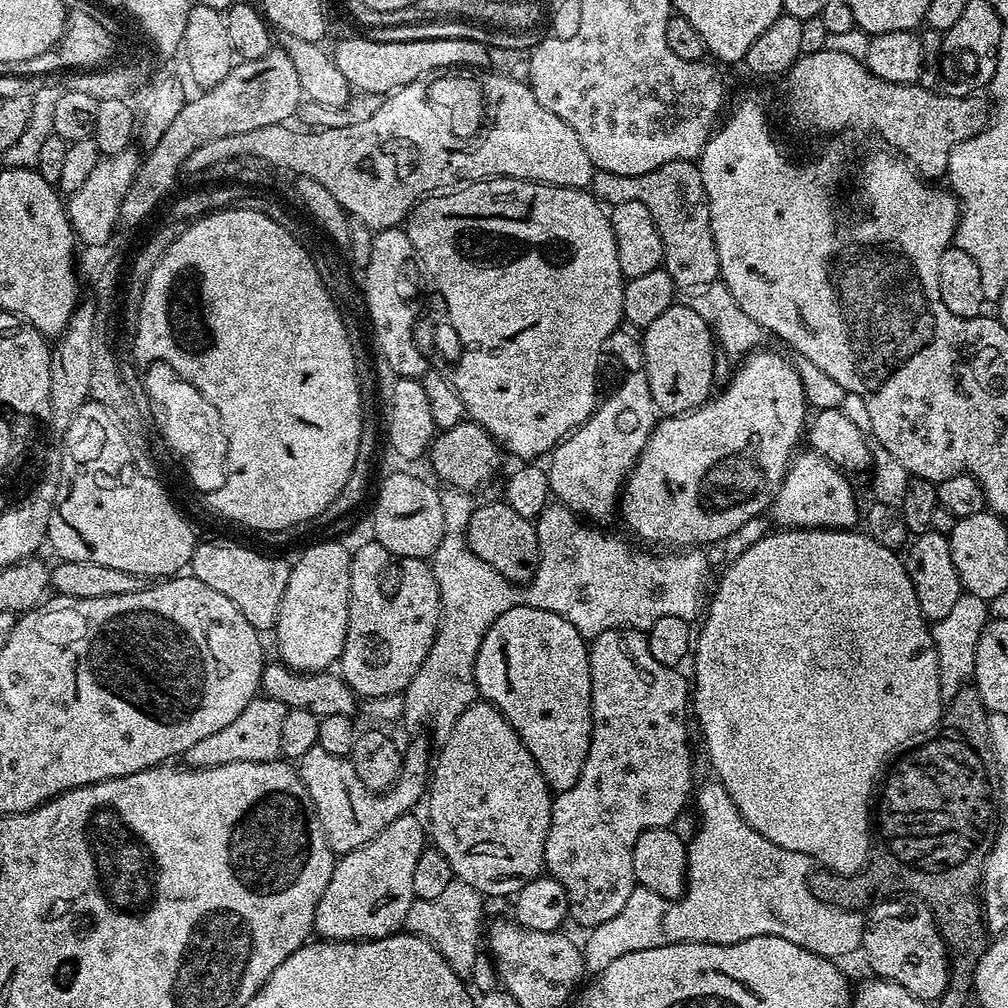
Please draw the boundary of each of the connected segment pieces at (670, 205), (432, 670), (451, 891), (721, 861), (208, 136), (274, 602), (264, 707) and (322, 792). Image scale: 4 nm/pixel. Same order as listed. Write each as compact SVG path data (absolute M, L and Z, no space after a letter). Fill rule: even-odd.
M690 160L666 162L650 174L627 176L593 171L590 191L597 200L611 206L622 202L642 202L646 210L654 217L654 226L662 234L664 243L663 268L670 278L681 288L703 288L712 284L720 275L718 250L712 237L712 219L708 195L702 186L702 174L699 167Z
M451 486L440 492L444 533L438 550L430 557L430 567L440 591L440 624L422 666L418 666L418 674L410 678L410 686L402 693L403 722L416 728L425 724L433 745L444 745L461 714L477 703L476 655L482 638L493 622L514 606L525 604L538 610L554 608L585 638L611 628L647 630L658 618L681 616L692 622L696 615L701 615L700 599L704 596L708 560L699 547L664 550L661 556L635 552L622 541L599 532L596 529L599 527L582 522L581 517L559 502L549 503L538 517L538 570L523 587L511 584L468 548L462 522L467 521L478 506L472 496L471 491Z
M453 879L436 899L415 899L403 925L411 935L431 941L443 954L460 981L471 983L478 962L478 944L482 942L482 914L484 915L483 895L468 883Z
M713 782L698 792L695 793L694 804L696 800L704 821L700 824L700 833L690 840L684 895L675 902L669 902L662 898L656 900L659 895L653 891L639 886L634 888L630 898L626 898L626 906L622 906L614 918L587 933L588 941L583 941L582 951L584 967L589 973L599 974L606 970L606 966L610 966L614 958L622 958L622 954L634 954L638 950L650 950L663 944L736 944L755 936L777 936L829 958L848 956L859 946L860 940L862 944L866 927L859 911L843 911L816 900L806 879L810 872L809 857L801 852L786 850L754 831L737 810L732 795L723 784Z
M273 50L262 54L262 58L233 63L230 74L226 74L222 82L196 95L200 96L185 99L182 111L174 117L158 146L141 159L136 177L130 182L130 190L126 190L126 198L122 198L121 225L142 223L164 199L169 199L168 191L182 176L186 158L198 150L198 146L214 142L214 138L246 134L250 130L262 130L262 126L291 121L291 116L293 119L297 115L304 92L290 58L281 50Z
M201 539L192 552L190 572L198 578L198 582L206 582L206 586L218 590L218 594L226 594L226 598L230 598L230 602L246 614L246 622L250 622L257 632L267 634L275 629L282 594L286 594L286 582L290 582L292 573L289 561L279 560L276 556L263 556L232 540Z
M257 698L230 722L230 726L222 726L218 734L210 734L210 738L202 738L202 742L194 742L190 750L186 750L182 757L187 767L217 768L223 764L237 764L238 762L254 762L266 764L275 761L280 756L282 746L282 721L285 720L287 708L282 702L267 698Z
M412 744L409 748L406 748L402 756L402 767L399 776L396 777L396 783L379 794L371 792L362 782L362 778L358 778L351 759L326 754L326 750L322 750L318 746L306 750L306 754L298 762L300 781L304 783L313 804L316 805L316 816L320 819L320 829L324 831L324 837L328 839L328 844L332 847L333 853L353 852L354 849L361 848L364 844L369 844L383 828L390 826L390 822L394 822L402 815L411 813L413 811L412 807L419 800L421 803L425 799L426 789L430 784L429 745L425 744Z

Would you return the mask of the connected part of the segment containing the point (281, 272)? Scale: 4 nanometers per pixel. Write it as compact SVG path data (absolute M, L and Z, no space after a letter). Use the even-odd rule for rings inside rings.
M223 208L220 212L210 212L199 220L191 221L166 250L166 254L158 258L158 266L150 270L134 335L132 352L141 360L141 365L147 366L155 361L166 363L176 371L177 376L205 395L221 415L228 439L225 485L210 496L212 508L218 515L244 528L253 528L256 532L284 532L299 524L307 525L318 514L322 514L322 510L326 510L326 506L330 506L338 494L342 494L342 486L346 486L346 478L350 478L350 470L354 470L354 462L358 458L362 410L365 408L360 397L360 372L356 368L358 353L352 348L352 340L348 337L340 309L322 282L312 256L277 220L254 210Z

